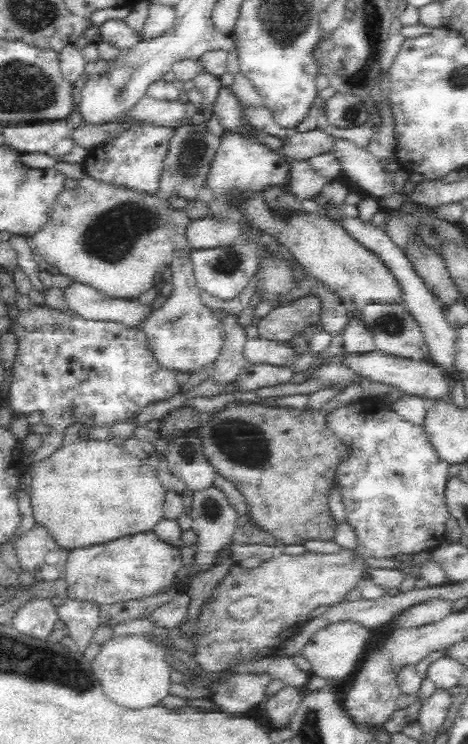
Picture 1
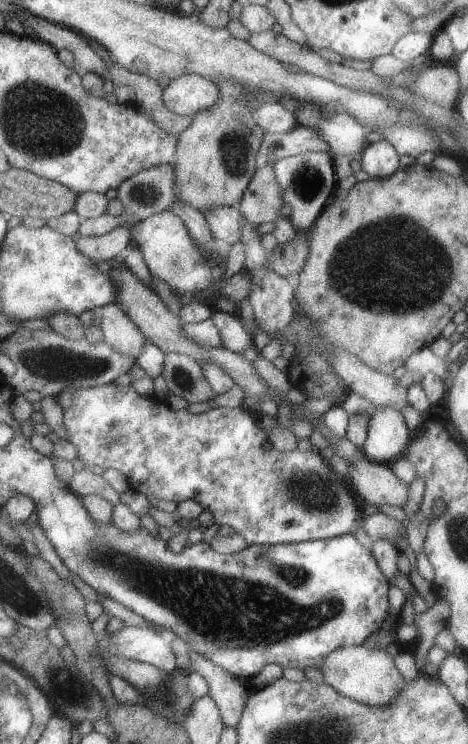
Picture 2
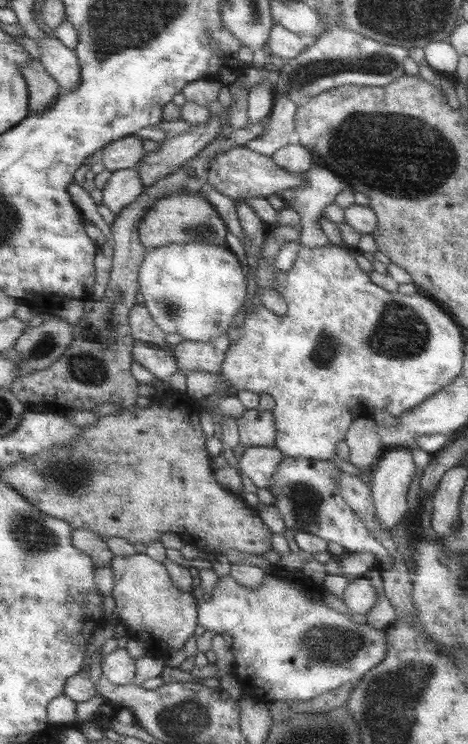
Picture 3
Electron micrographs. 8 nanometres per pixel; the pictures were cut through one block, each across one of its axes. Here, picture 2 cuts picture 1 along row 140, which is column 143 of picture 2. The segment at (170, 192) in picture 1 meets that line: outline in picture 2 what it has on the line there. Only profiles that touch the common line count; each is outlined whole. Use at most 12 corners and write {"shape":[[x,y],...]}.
{"shape":[[173,164],[140,171],[118,189],[126,217],[146,220],[177,200]]}

